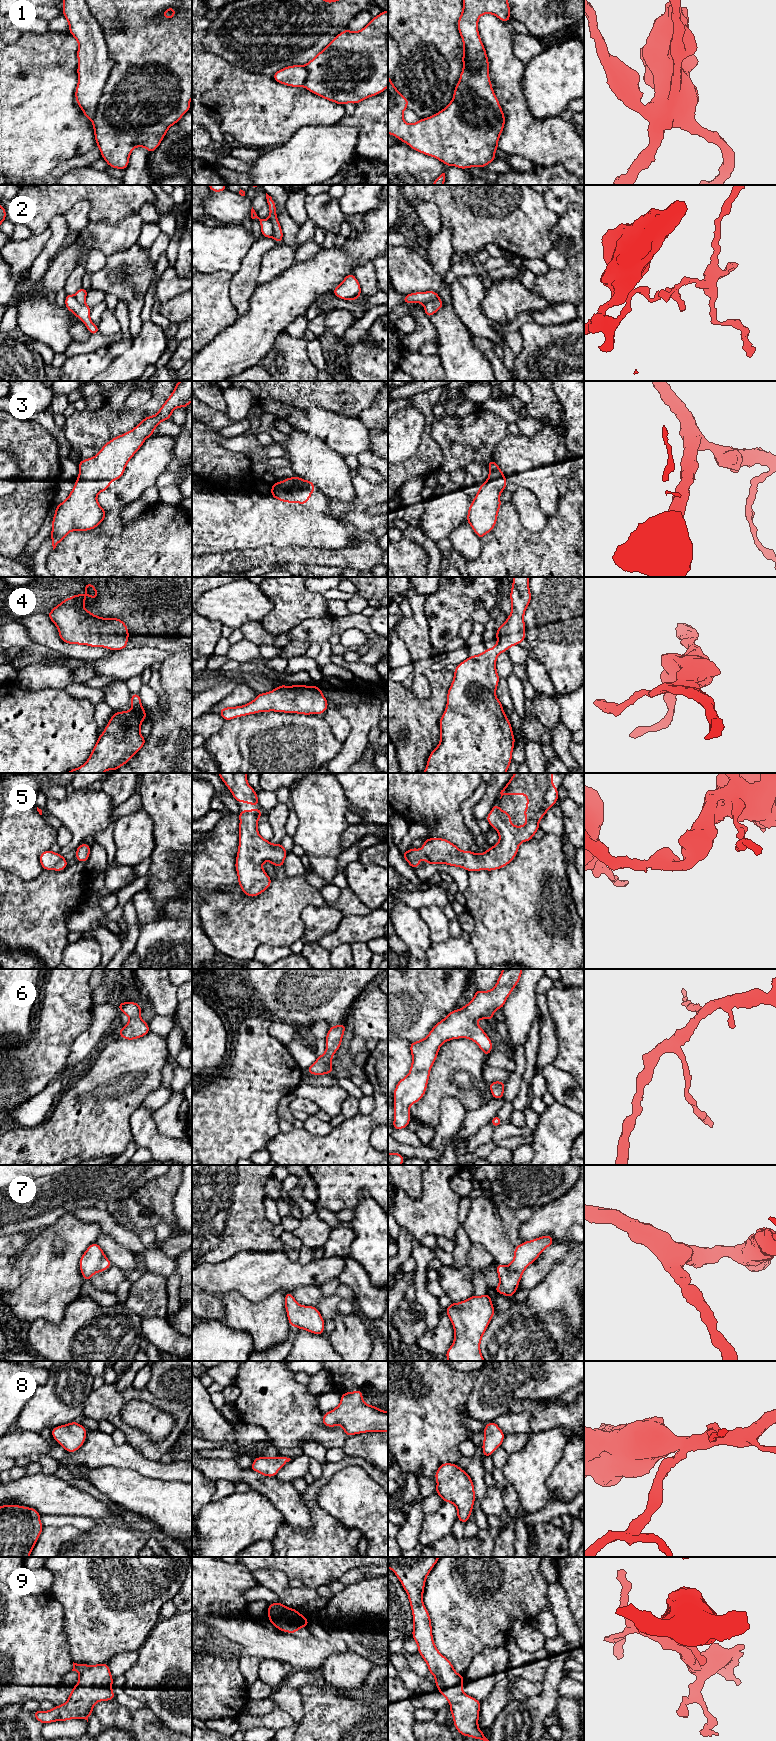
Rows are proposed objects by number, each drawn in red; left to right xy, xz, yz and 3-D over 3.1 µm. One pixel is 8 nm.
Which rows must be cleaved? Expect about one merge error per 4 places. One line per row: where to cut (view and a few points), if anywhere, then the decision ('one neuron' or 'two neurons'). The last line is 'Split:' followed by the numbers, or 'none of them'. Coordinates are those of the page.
1: no cut; one neuron
2: cut in xz along (268, 219), (272, 224), (274, 237); two neurons
3: no cut; one neuron
4: no cut; one neuron
5: no cut; one neuron
6: no cut; one neuron
7: no cut; one neuron
8: no cut; one neuron
9: no cut; one neuron
Split: 2

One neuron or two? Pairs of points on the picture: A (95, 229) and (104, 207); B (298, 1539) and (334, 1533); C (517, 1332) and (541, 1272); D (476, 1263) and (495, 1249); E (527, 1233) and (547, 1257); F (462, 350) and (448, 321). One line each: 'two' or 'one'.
A: two
B: one
C: two
D: two
E: two
F: one

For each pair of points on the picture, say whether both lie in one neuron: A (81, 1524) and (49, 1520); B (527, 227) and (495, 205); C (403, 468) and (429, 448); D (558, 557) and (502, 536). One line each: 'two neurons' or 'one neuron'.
A: one neuron
B: one neuron
C: one neuron
D: one neuron

